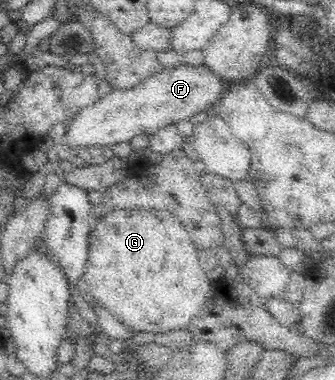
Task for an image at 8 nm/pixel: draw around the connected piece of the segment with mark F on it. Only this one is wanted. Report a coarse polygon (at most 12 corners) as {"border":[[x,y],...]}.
{"border":[[182,63],[112,88],[69,120],[69,146],[109,146],[189,120],[228,86]]}

